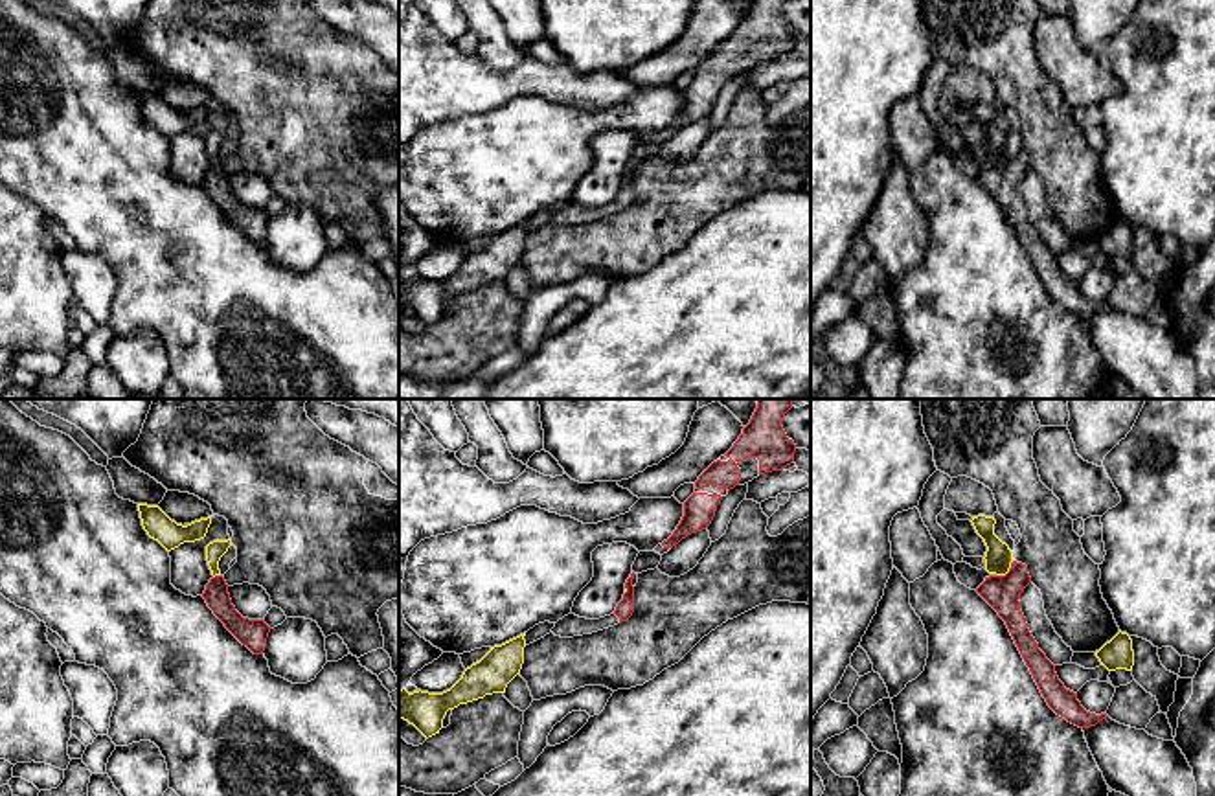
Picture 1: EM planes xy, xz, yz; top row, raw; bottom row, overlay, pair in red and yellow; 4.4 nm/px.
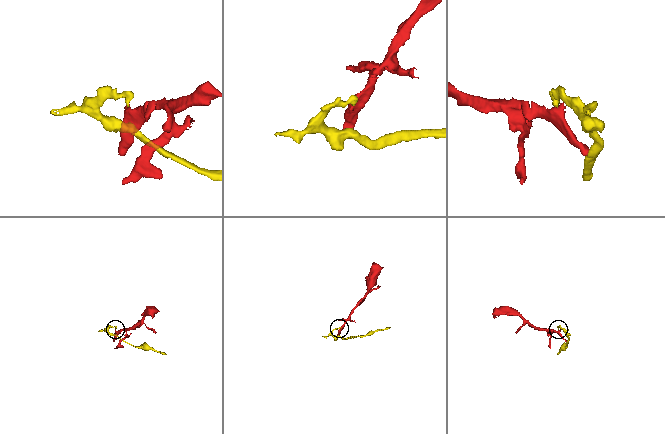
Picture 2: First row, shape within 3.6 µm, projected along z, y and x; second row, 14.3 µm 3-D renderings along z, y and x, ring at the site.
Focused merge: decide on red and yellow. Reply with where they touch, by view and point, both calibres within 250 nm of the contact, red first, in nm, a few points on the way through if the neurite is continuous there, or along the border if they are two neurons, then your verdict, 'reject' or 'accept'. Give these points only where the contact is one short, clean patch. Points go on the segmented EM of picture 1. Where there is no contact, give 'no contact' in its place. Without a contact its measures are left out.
yz (1008, 572) | 160/120 nm | along yz (1013, 561), (1004, 574), (997, 576) | reject

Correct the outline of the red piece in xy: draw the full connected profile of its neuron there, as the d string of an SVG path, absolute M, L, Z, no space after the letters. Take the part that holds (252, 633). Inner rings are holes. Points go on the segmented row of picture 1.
M222 575L210 579L202 597L213 614L243 645L246 645L254 654L263 654L270 627L265 620L248 620L235 610Z

